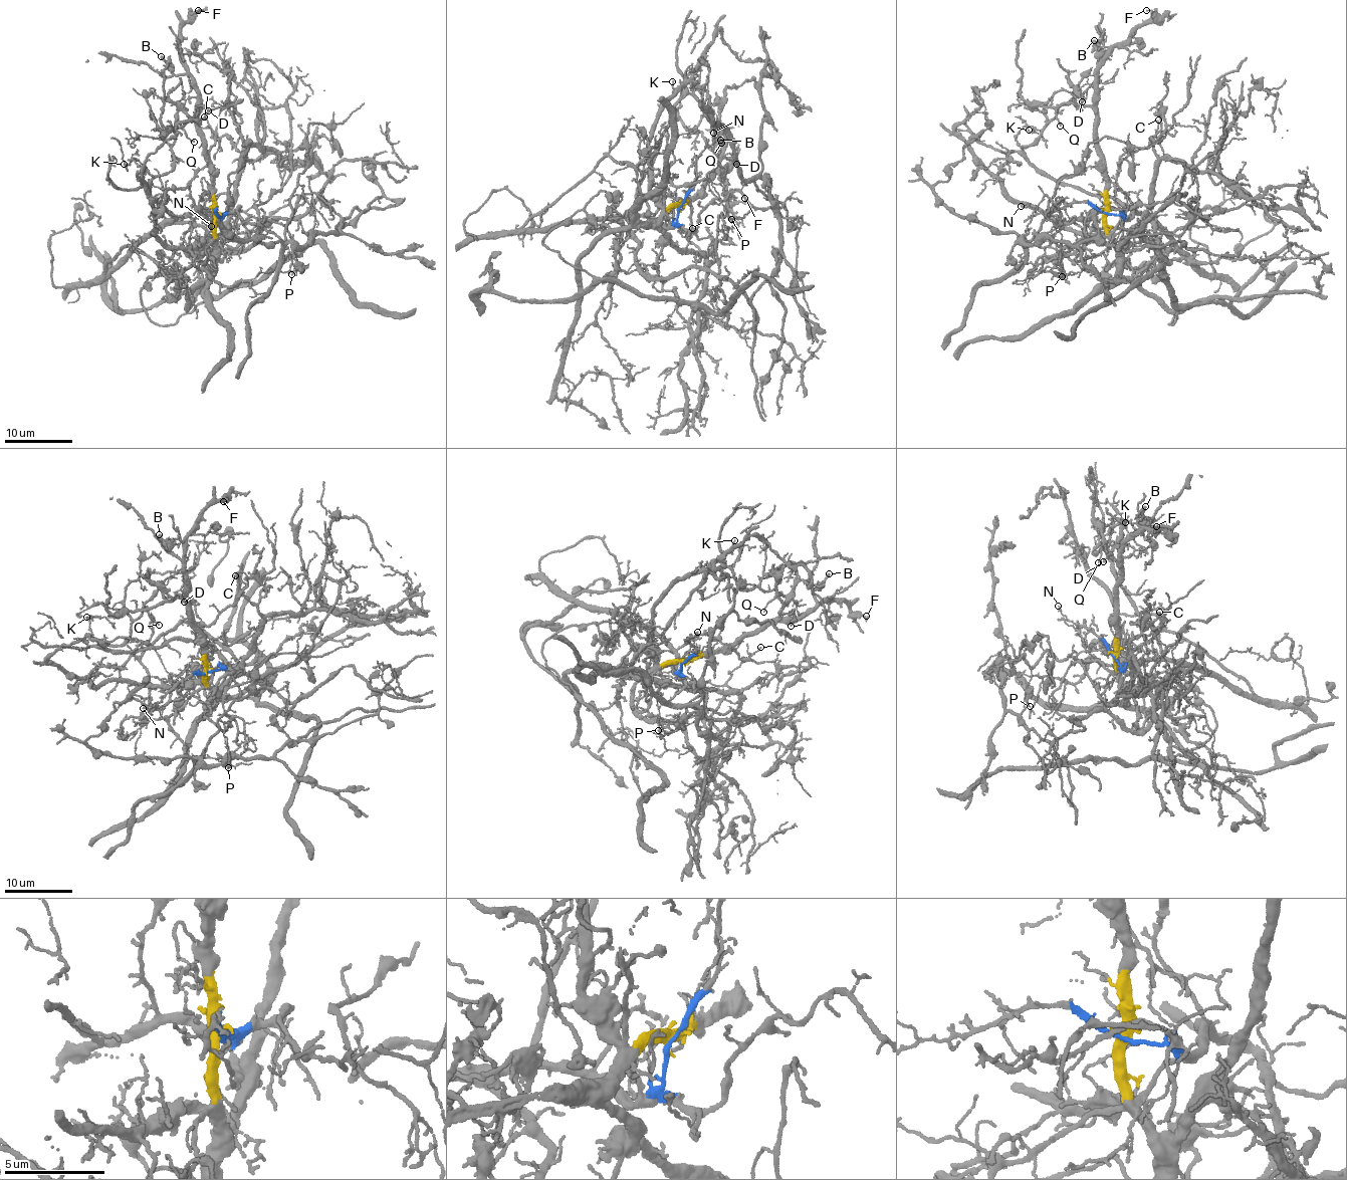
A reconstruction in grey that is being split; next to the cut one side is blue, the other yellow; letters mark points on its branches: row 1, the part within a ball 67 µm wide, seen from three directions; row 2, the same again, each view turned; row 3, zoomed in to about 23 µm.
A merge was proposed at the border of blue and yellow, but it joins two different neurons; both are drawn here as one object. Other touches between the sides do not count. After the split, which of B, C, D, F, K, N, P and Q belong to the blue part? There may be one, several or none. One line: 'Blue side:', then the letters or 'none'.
Blue side: C, K, N, P

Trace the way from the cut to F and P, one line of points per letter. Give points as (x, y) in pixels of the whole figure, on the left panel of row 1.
F: (216, 216), (212, 163), (199, 128), (198, 86), (186, 67), (180, 44), (181, 30), (198, 11)
P: (218, 216), (240, 208), (237, 210), (248, 223), (273, 220), (287, 228), (296, 260), (291, 274)

